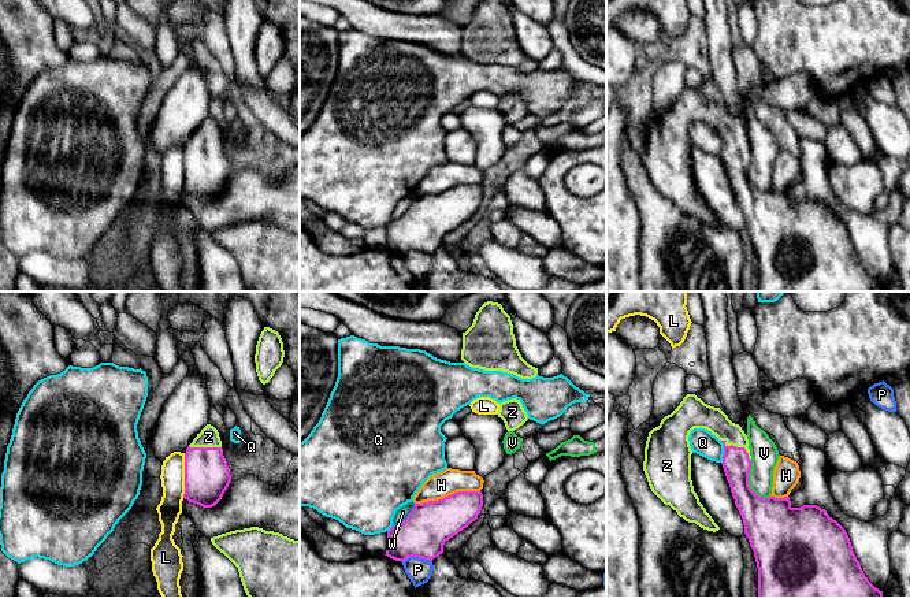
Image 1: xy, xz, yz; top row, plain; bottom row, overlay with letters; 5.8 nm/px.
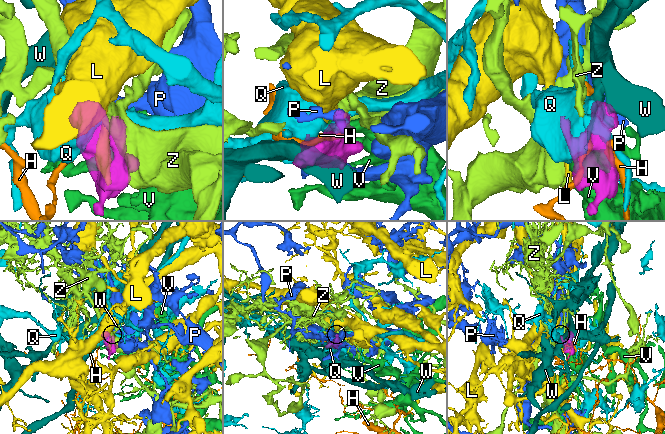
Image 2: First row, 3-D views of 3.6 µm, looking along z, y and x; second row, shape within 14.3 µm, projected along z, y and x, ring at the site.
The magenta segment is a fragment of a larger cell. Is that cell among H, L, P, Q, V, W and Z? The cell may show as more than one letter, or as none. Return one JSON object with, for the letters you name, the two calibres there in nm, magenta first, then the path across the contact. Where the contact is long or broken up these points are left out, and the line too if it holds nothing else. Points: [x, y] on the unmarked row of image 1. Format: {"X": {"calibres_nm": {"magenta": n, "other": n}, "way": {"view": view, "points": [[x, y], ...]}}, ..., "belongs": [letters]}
{"Z": {"calibres_nm": {"magenta": 160, "other": 140}, "way": {"view": "yz", "points": [[736, 158], [738, 141], [735, 134], [713, 112]]}}, "belongs": ["Z"]}

